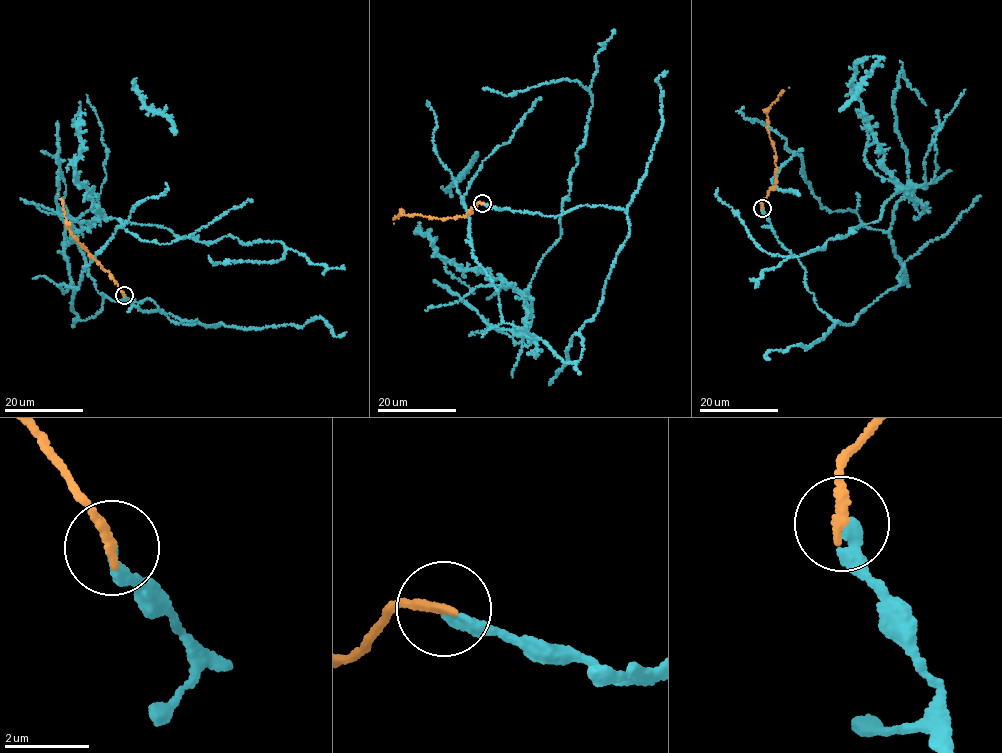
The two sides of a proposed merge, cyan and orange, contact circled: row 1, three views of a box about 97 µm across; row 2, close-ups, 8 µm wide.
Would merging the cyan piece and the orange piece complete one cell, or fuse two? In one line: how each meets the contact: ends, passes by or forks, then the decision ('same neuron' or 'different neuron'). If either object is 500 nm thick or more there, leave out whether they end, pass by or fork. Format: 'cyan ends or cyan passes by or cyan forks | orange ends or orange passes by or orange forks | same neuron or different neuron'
cyan ends | orange ends | same neuron

